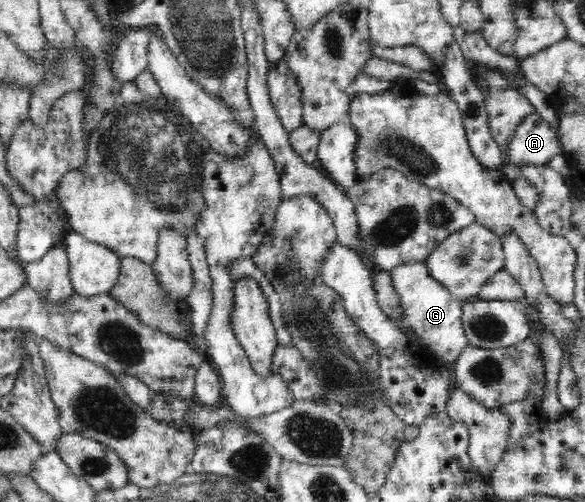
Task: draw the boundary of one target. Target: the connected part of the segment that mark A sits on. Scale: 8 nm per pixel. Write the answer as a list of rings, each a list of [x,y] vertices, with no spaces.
[[[534,112],[516,127],[508,148],[505,148],[503,162],[517,167],[546,165],[553,156],[564,156],[560,142],[558,128],[542,121],[542,117]]]

